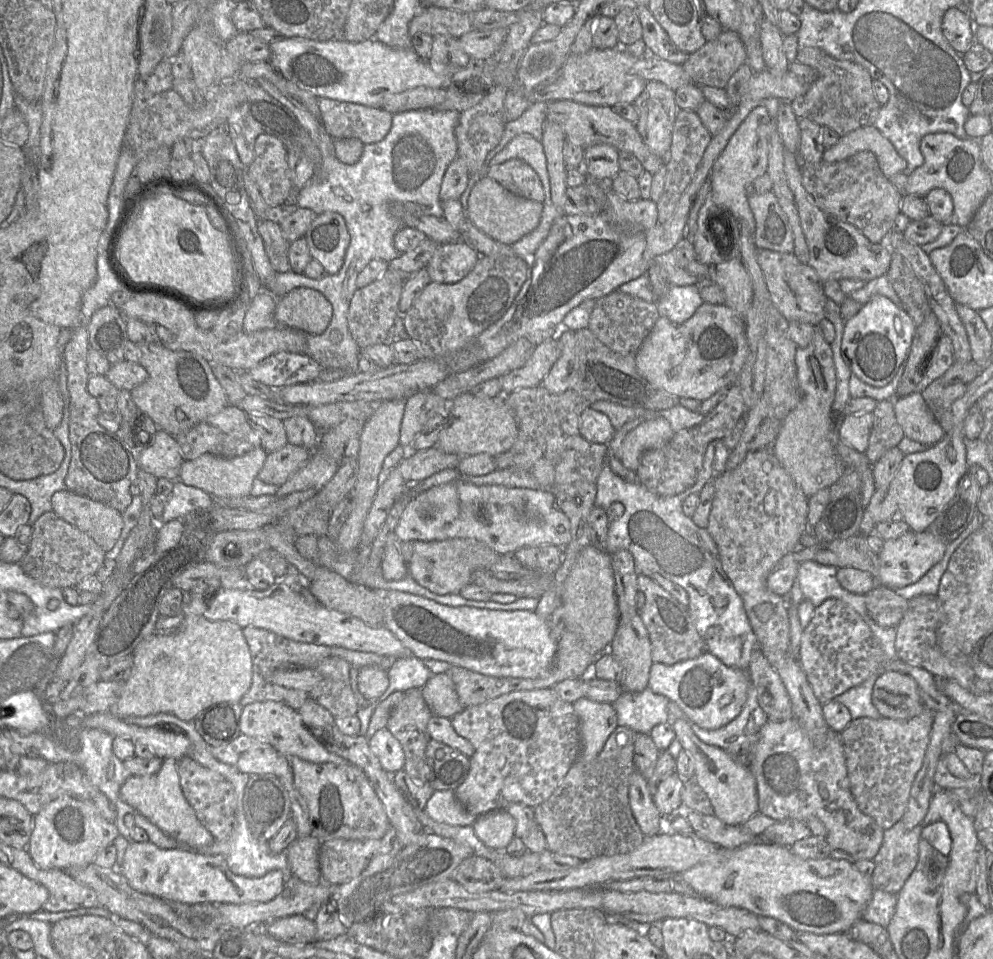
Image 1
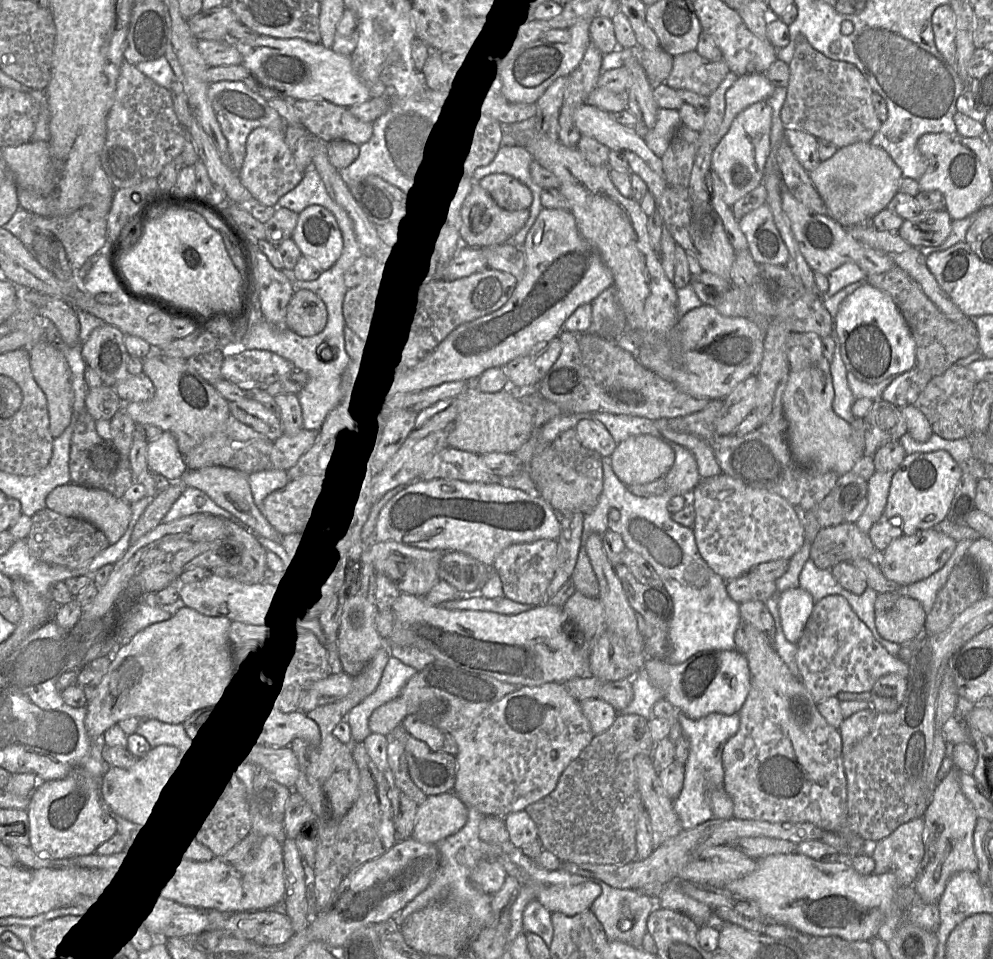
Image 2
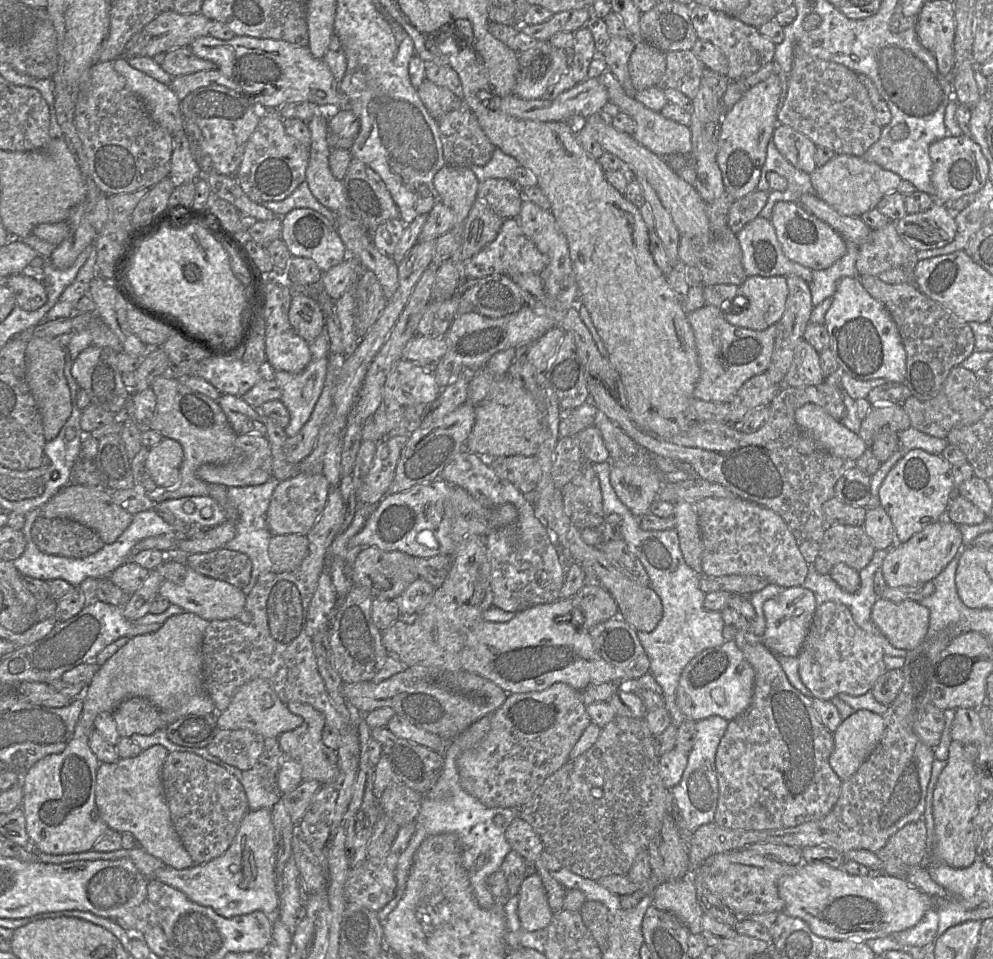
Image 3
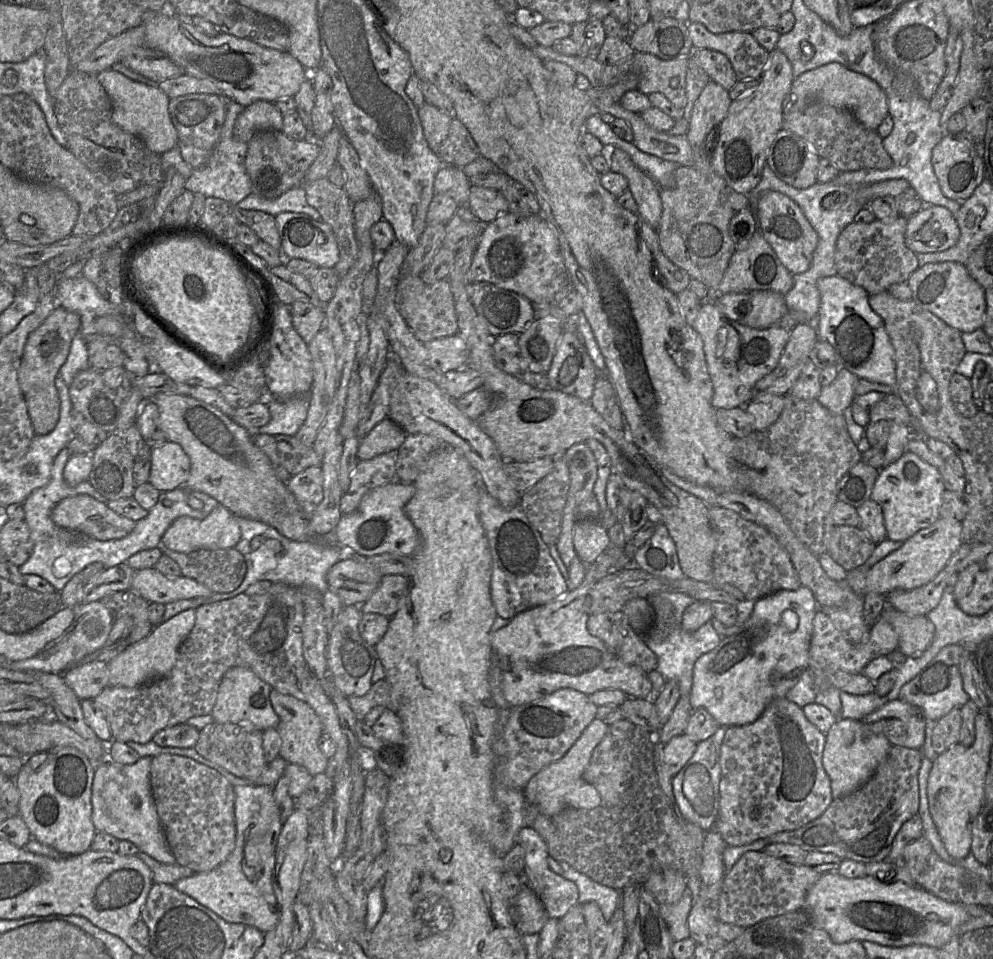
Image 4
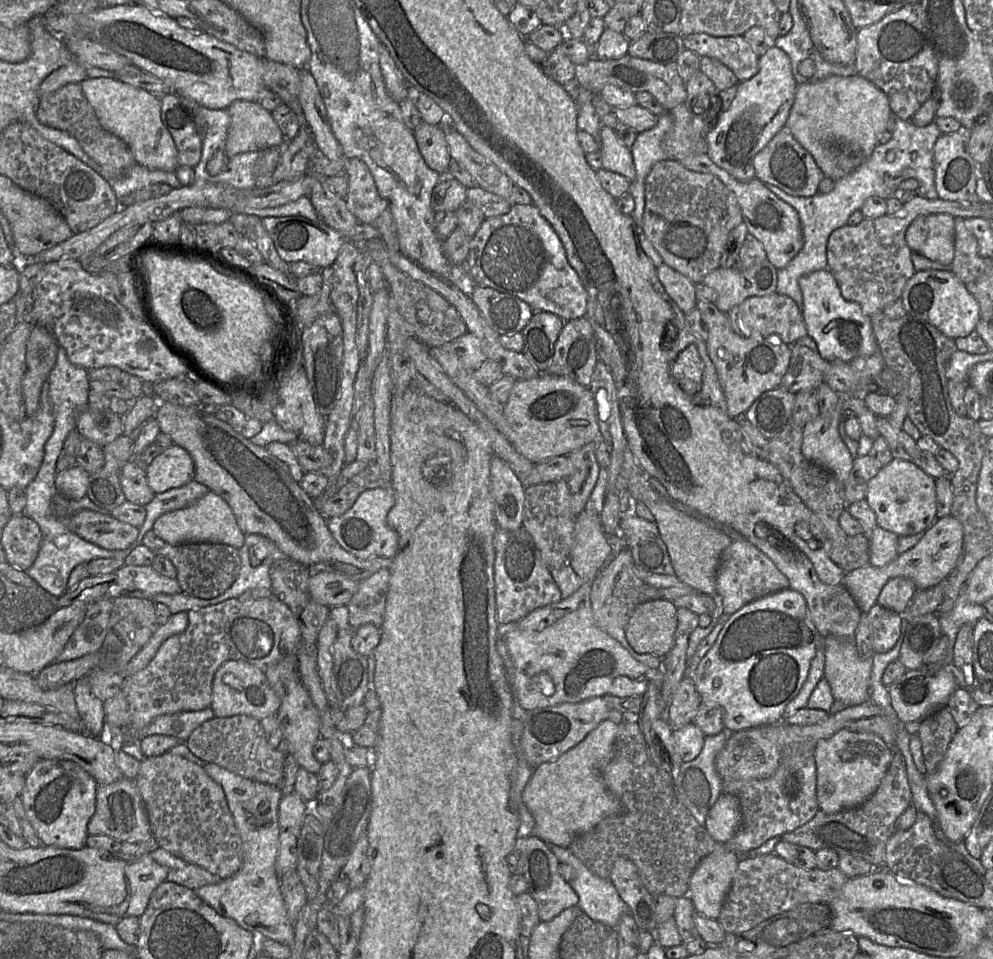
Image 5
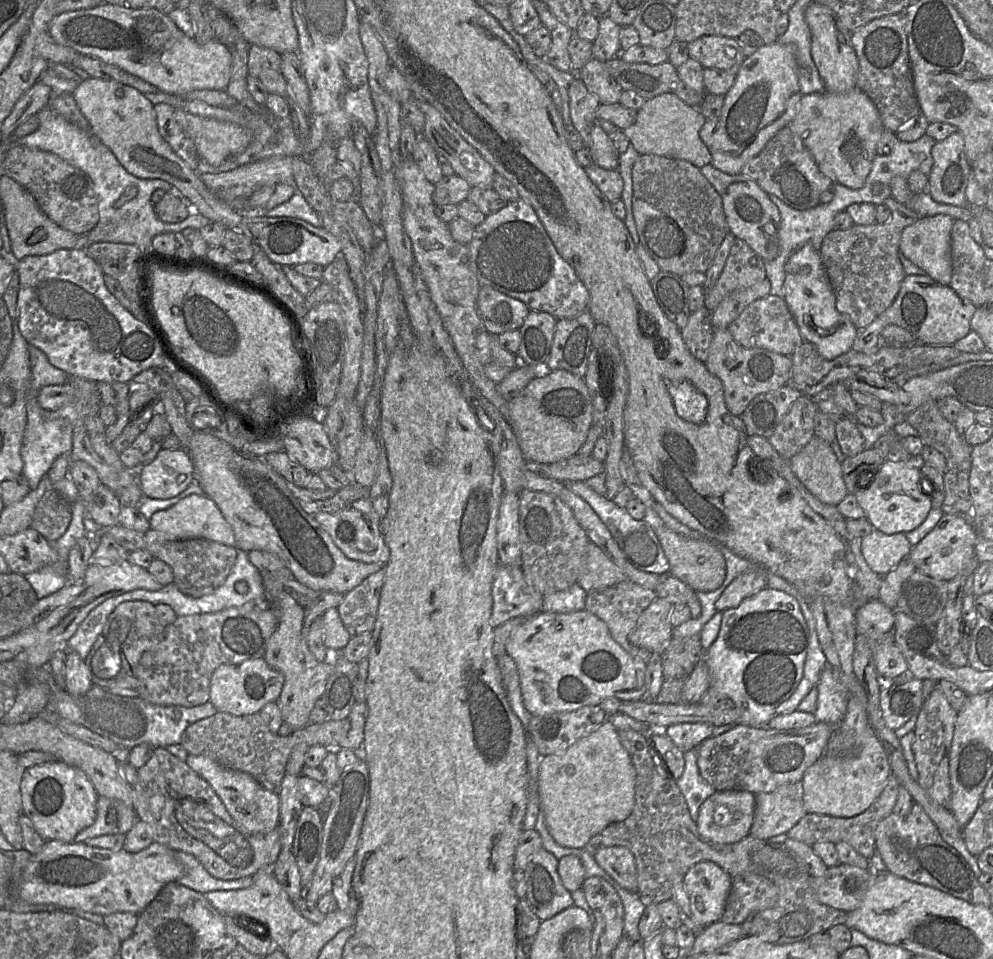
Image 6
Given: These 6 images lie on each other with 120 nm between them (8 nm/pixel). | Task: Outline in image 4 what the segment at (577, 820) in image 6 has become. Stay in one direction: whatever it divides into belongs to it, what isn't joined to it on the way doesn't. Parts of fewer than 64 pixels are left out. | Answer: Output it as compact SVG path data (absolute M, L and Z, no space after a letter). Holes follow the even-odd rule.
M597 718L594 719L562 758L547 765L530 779L523 789L526 802L536 806L547 816L556 815L568 807L593 809L599 806L601 796L593 785L583 779L583 773L594 749L602 741L608 729L609 725Z

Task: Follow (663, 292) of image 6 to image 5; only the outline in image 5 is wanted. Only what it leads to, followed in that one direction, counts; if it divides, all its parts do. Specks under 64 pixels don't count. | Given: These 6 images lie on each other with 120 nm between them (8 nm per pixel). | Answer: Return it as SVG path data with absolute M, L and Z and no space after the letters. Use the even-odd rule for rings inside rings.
M664 263L657 267L656 273L666 293L683 313L695 308L697 300L692 281Z

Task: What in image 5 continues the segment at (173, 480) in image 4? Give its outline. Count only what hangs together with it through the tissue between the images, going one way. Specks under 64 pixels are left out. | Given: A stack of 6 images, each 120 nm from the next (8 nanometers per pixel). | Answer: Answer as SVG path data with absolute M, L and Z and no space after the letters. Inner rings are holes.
M175 444L164 449L146 470L148 485L155 494L182 487L193 481L194 475L191 456Z

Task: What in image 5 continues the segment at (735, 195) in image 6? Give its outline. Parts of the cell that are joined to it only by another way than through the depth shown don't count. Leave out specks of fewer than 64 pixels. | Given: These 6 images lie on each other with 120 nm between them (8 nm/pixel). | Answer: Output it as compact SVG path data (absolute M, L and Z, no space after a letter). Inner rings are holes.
M704 153L689 155L679 162L689 170L713 174L736 195L742 212L742 222L746 224L748 233L761 242L766 259L777 269L786 267L802 249L804 239L797 211L766 188L766 183L757 178L748 182L738 181Z

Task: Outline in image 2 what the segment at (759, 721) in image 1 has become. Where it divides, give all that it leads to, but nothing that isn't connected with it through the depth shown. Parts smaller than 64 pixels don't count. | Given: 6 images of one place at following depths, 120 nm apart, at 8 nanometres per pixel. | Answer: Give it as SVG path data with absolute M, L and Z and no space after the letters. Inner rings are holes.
M678 711L678 721L671 724L669 738L674 743L682 734L685 734L690 742L683 787L673 800L674 810L683 829L692 829L713 818L708 791L710 785L723 784L722 752L727 741L737 733L739 722L738 713L733 715L711 713L700 719L691 719L685 713Z

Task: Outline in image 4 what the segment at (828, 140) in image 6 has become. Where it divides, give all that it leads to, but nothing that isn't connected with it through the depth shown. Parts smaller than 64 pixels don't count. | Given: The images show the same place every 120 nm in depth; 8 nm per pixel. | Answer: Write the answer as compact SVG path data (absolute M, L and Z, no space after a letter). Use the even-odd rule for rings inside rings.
M836 62L806 71L794 78L790 92L784 101L783 120L788 114L802 112L814 100L850 110L855 118L870 130L877 130L889 114L887 96L874 80Z

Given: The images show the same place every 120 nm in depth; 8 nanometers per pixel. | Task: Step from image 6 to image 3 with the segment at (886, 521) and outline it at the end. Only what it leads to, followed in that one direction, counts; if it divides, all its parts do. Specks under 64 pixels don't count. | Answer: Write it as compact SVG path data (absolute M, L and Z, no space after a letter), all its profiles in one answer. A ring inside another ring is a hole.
M912 449L889 471L879 489L880 505L891 518L896 543L904 543L915 533L943 518L954 495L952 465L941 455Z

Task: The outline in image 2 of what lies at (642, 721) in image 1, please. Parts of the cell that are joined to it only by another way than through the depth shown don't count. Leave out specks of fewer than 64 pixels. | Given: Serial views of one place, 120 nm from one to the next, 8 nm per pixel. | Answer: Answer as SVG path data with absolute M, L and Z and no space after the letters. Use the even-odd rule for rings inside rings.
M643 668L639 670L632 680L633 699L620 714L638 714L646 719L653 717L654 704L664 697L664 692L653 685L648 673Z

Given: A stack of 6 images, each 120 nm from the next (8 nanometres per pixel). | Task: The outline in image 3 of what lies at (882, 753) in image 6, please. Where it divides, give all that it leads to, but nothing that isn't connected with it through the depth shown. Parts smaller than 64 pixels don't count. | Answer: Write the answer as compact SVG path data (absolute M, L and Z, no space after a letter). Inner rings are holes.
M857 710L833 732L834 749L829 764L843 782L853 776L877 747L885 731L882 716Z

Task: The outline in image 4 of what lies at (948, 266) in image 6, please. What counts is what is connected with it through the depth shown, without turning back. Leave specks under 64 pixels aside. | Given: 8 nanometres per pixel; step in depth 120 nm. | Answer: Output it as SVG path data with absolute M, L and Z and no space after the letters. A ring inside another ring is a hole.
M925 205L907 219L906 246L916 253L938 253L953 247L960 238L955 215L937 205Z

